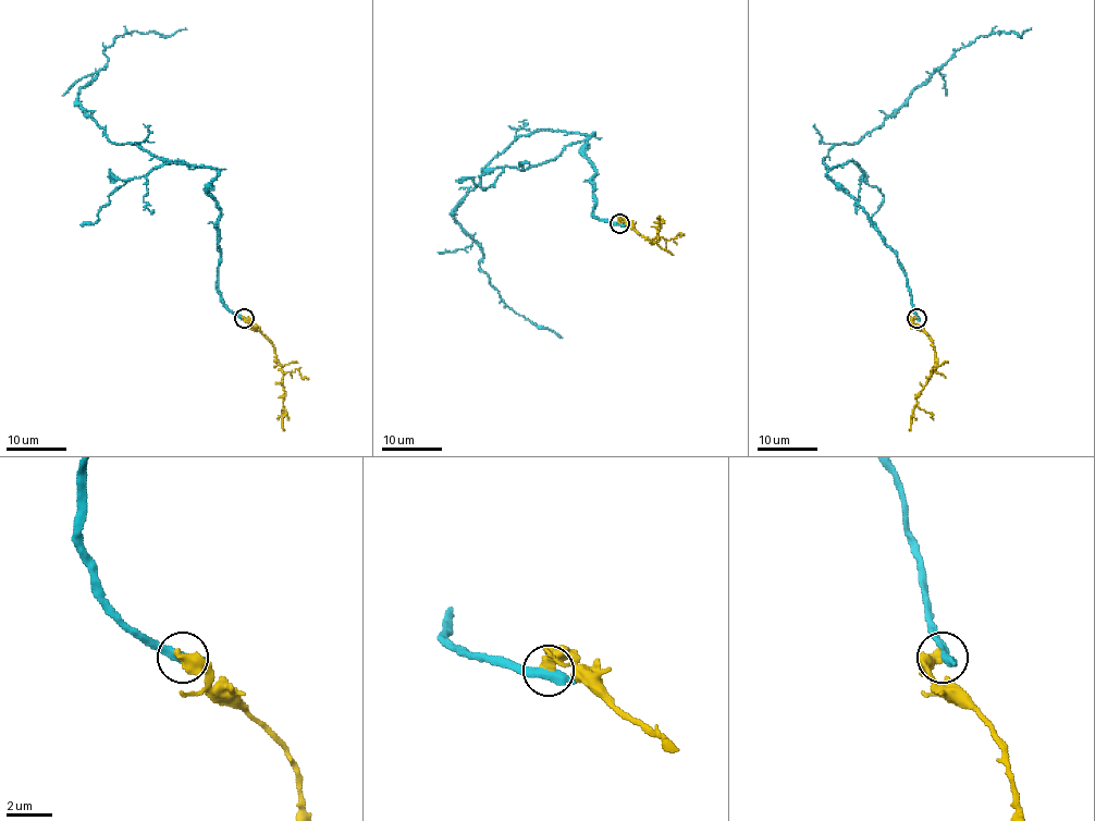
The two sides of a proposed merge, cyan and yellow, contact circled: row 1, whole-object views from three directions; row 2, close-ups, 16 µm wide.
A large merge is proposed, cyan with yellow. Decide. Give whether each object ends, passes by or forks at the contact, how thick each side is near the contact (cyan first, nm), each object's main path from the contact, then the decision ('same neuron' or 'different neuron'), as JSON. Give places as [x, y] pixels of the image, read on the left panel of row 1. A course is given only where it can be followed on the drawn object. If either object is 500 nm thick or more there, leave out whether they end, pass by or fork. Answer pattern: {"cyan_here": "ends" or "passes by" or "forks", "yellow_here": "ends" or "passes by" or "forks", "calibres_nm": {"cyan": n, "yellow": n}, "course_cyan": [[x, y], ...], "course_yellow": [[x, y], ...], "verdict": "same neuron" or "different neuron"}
{"calibres_nm": {"cyan": 400, "yellow": 550}, "course_cyan": [[244, 318], [218, 284], [216, 169], [113, 144], [78, 90], [119, 35], [186, 29]], "course_yellow": [[245, 318], [271, 343], [275, 362], [281, 367], [284, 430]], "verdict": "different neuron"}

